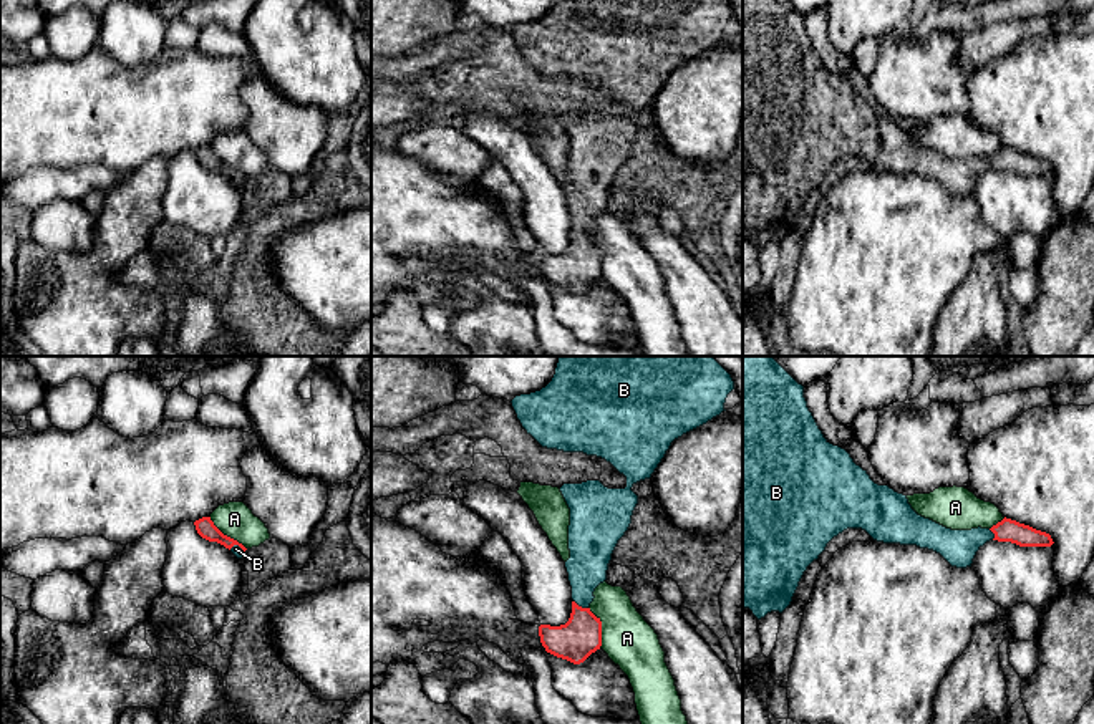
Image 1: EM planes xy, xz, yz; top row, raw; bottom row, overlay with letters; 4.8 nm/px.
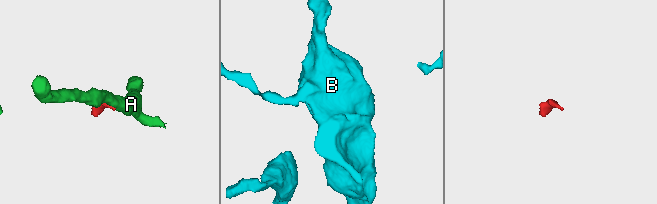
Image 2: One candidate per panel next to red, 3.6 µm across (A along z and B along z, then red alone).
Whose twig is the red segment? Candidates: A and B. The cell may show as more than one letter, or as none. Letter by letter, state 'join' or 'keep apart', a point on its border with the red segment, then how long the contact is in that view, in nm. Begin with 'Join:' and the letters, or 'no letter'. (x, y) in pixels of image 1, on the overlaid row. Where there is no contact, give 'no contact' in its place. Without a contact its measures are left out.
Join: B
A: keep apart; meets red in xz at (600, 627); contact 200 nm long
B: join; meets red in xz at (580, 607); contact 80 nm long

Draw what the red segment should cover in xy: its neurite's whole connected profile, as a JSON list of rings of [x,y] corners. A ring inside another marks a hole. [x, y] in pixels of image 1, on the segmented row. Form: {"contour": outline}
{"contour": [[[202,517],[199,520],[194,522],[197,533],[209,540],[209,542],[217,542],[220,545],[224,545],[225,548],[229,548],[237,558],[242,558],[245,553],[245,547],[242,543],[239,543],[237,540],[224,535],[211,520],[211,517]]]}

